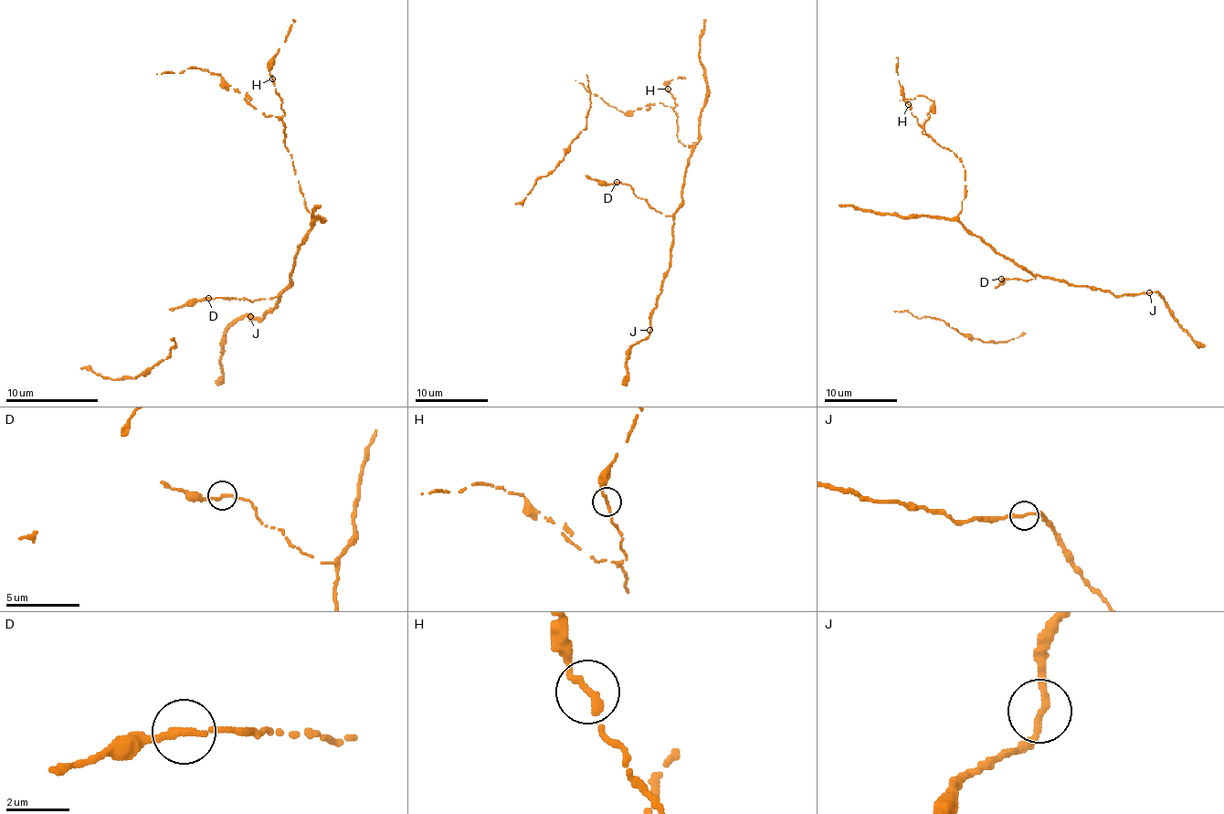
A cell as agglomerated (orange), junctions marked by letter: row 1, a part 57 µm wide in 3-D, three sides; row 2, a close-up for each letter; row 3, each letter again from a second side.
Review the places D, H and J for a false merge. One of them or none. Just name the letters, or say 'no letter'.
no letter

